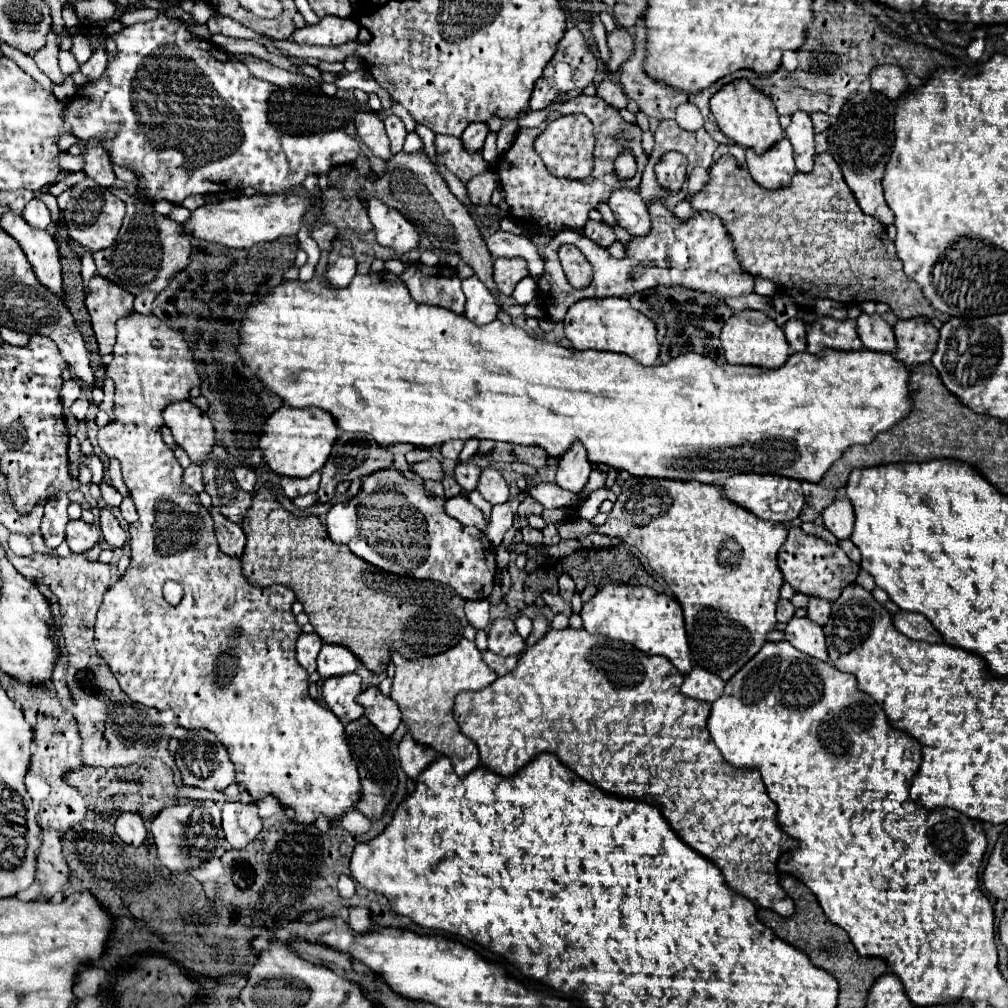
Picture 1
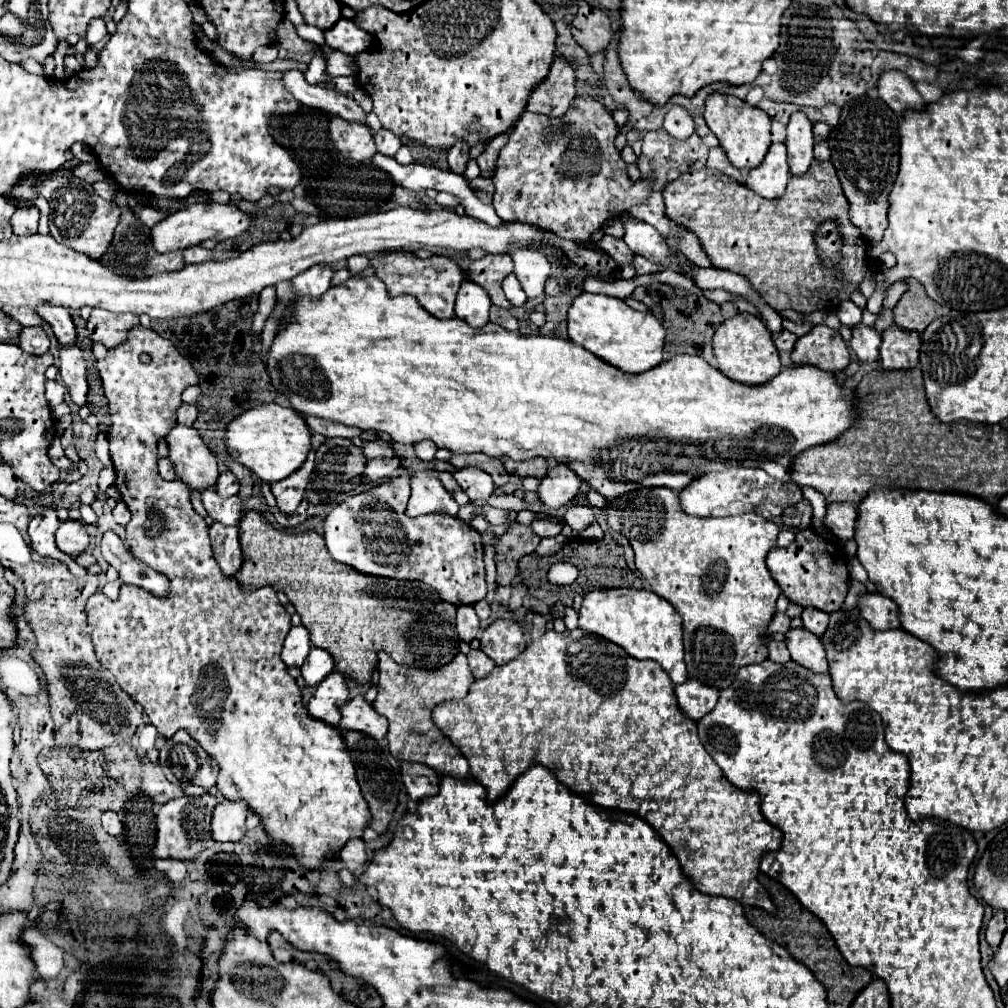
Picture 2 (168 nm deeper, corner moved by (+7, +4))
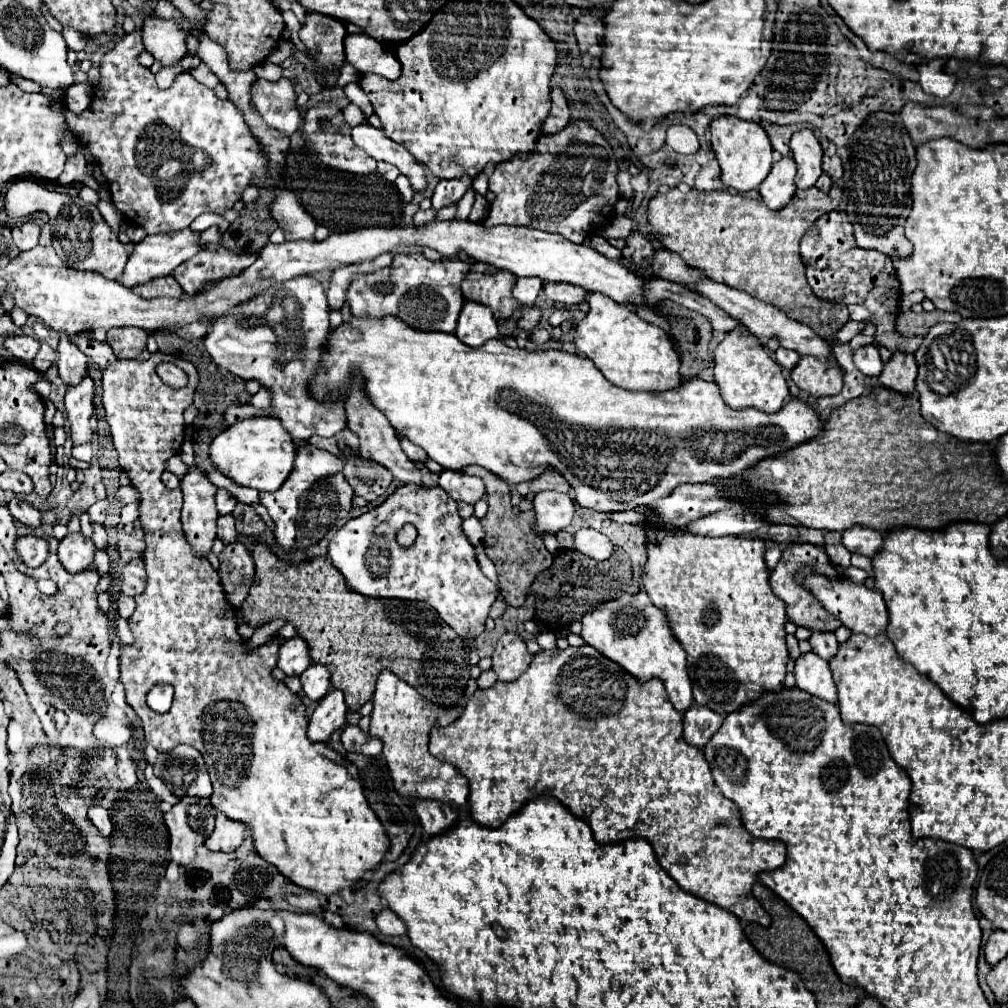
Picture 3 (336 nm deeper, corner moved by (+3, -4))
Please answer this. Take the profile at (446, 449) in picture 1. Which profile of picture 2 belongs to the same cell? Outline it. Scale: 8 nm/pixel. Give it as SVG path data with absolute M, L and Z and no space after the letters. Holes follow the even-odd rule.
M422 440L418 444L414 444L414 452L420 460L428 462L428 460L434 460L434 454L436 454L436 444L430 444L430 440Z

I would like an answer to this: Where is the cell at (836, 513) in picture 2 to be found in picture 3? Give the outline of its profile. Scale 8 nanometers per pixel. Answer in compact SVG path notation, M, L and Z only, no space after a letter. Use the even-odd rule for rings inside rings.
M848 528L842 532L842 544L856 554L874 556L882 546L882 534L874 532L872 528Z

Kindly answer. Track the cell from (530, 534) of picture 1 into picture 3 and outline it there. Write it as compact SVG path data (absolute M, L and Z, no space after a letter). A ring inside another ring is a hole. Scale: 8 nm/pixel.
M478 466L462 468L462 472L470 474L470 476L480 476L484 480L484 484L486 484L488 506L490 508L488 508L488 514L480 520L484 530L486 530L486 538L484 538L486 554L496 564L502 598L510 606L520 606L524 602L536 574L540 570L546 570L552 564L552 554L546 550L542 538L534 536L534 512L514 514L512 504L510 504L512 486L506 484L504 480L498 480L498 476L494 476L492 472L486 472L484 468L478 468Z

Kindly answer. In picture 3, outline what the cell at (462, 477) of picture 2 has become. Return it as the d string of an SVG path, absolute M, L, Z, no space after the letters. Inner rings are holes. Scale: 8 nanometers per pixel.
M442 470L434 476L438 486L442 486L452 500L462 500L468 504L476 504L486 496L486 488L482 478L478 476L466 476L454 470Z

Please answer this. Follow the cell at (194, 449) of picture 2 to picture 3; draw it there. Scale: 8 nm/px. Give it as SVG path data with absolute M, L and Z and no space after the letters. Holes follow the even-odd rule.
M188 466L188 472L180 478L180 490L184 494L182 528L198 556L206 556L216 538L216 504L214 496L218 488L208 480L204 470Z

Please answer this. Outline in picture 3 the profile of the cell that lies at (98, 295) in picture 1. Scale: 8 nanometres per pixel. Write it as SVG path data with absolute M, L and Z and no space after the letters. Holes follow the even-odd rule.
M112 328L106 334L106 342L112 346L116 358L136 358L146 360L150 352L146 350L148 332L142 328Z

